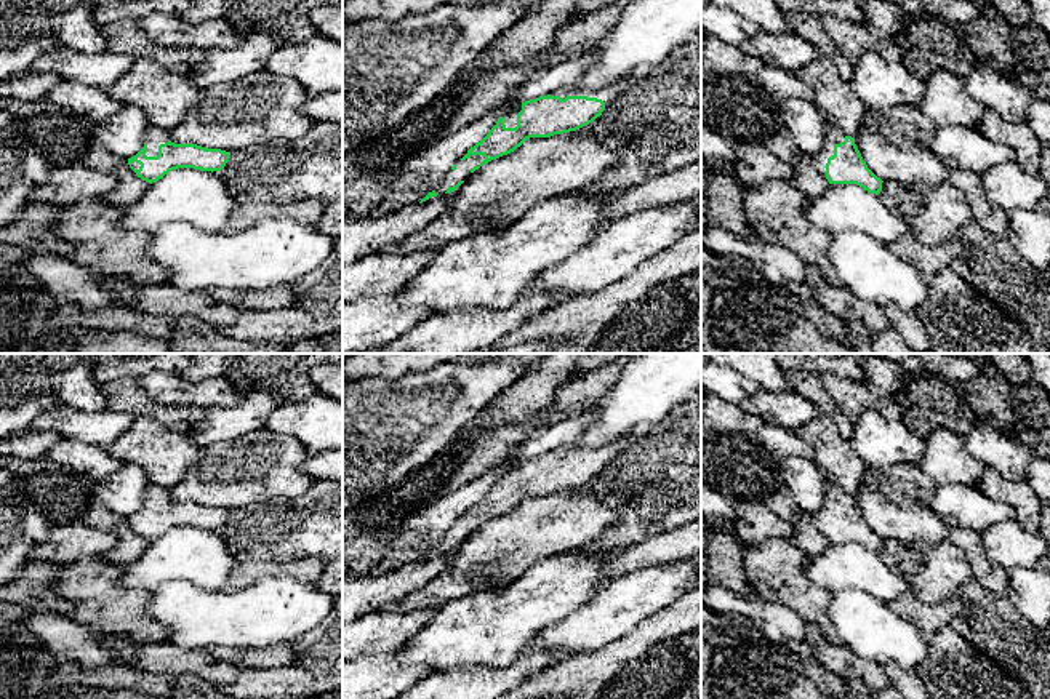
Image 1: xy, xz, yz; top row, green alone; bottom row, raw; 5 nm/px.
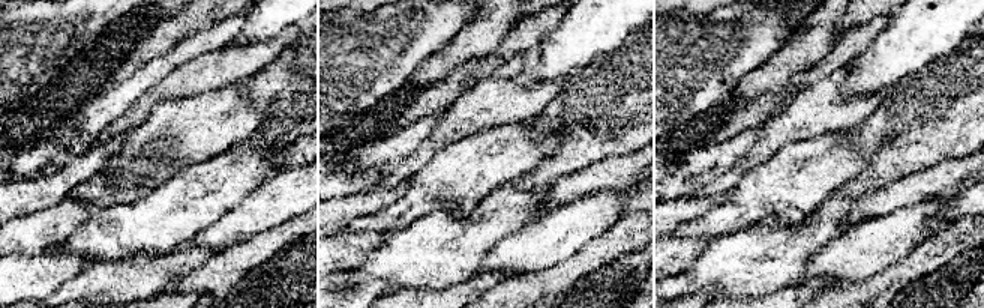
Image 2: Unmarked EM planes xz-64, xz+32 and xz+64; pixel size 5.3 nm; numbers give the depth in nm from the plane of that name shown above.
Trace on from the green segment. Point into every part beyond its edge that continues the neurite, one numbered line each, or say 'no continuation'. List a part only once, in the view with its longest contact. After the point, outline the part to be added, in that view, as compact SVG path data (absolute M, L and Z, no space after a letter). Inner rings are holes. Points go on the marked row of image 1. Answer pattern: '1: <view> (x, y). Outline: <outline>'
1: xz (609, 93). Outline: M635 70L629 77L613 82L603 88L586 90L586 88L571 85L551 93L551 96L560 96L562 99L565 99L567 96L597 98L605 102L605 107L608 107L618 96L624 94L624 91L629 90L647 72L648 70Z

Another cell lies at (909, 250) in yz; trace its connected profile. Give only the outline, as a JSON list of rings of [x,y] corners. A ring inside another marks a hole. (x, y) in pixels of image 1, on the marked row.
[[[956,237],[941,245],[925,245],[917,238],[901,238],[887,246],[903,261],[912,264],[924,280],[951,266],[964,253],[962,242]]]

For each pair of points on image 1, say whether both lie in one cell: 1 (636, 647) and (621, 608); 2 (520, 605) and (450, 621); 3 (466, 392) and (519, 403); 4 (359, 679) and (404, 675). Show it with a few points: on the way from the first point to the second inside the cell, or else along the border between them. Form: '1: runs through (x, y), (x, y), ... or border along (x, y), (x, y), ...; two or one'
1: border along (661, 608), (597, 650); two
2: runs through (503, 621), (468, 621); one
3: border along (524, 373), (468, 423); two
4: runs through (370, 679), (392, 677); one

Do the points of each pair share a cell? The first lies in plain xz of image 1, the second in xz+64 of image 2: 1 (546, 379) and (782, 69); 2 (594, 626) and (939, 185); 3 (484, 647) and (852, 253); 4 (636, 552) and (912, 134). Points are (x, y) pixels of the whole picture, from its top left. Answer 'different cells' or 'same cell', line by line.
1: same cell
2: different cells
3: different cells
4: different cells

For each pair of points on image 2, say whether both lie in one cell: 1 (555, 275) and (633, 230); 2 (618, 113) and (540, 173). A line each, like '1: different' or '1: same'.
1: same
2: same

